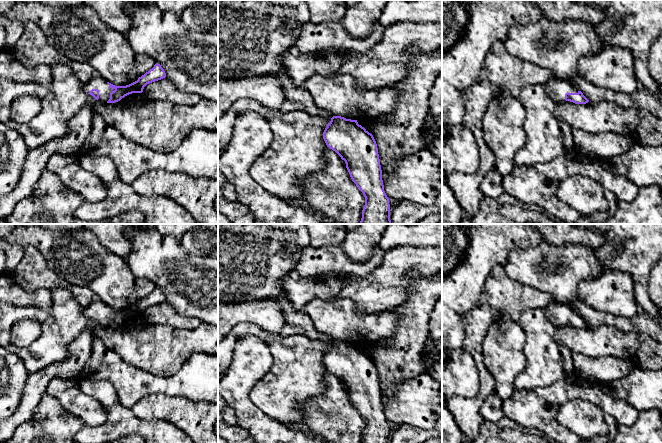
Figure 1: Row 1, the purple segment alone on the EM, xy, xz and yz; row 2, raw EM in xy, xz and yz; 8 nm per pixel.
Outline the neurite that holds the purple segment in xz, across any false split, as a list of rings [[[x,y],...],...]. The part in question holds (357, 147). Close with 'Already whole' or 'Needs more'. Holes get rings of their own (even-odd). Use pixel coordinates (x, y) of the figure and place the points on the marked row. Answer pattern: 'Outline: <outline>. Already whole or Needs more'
Outline: [[[218,0],[218,80],[238,80],[245,77],[254,77],[254,76],[276,76],[277,79],[280,81],[283,90],[284,90],[284,100],[281,105],[281,110],[283,111],[303,111],[307,114],[315,117],[323,117],[328,122],[327,127],[325,128],[323,132],[323,139],[330,149],[335,151],[342,160],[346,163],[346,168],[350,174],[350,177],[352,181],[356,184],[356,186],[359,188],[359,190],[363,193],[365,197],[365,205],[362,210],[362,218],[359,224],[392,224],[390,220],[390,204],[389,204],[389,198],[387,197],[385,191],[384,191],[384,185],[382,180],[382,170],[380,165],[380,159],[378,154],[378,148],[376,141],[371,133],[369,133],[364,127],[358,124],[357,120],[351,120],[346,119],[341,116],[333,116],[331,113],[319,108],[316,106],[316,104],[313,101],[313,98],[311,97],[309,91],[304,89],[303,87],[296,86],[291,79],[289,79],[285,73],[283,68],[283,55],[290,50],[293,49],[301,27],[304,24],[307,24],[310,22],[310,12],[307,7],[307,4],[305,0]]]. Needs more

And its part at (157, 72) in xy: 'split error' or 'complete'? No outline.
split error

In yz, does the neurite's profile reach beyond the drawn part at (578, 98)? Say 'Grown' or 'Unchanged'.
Grown

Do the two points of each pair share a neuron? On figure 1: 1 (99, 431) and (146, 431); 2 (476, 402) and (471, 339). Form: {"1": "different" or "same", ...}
{"1": "same", "2": "same"}

